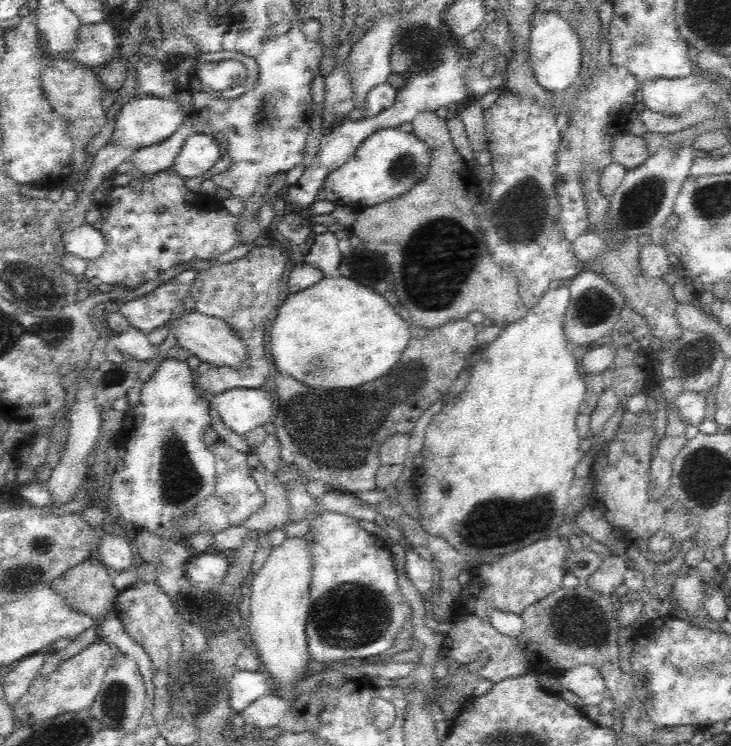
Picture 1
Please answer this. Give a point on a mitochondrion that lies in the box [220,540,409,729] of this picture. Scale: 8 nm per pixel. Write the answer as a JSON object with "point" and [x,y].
{"point":[360,615]}

